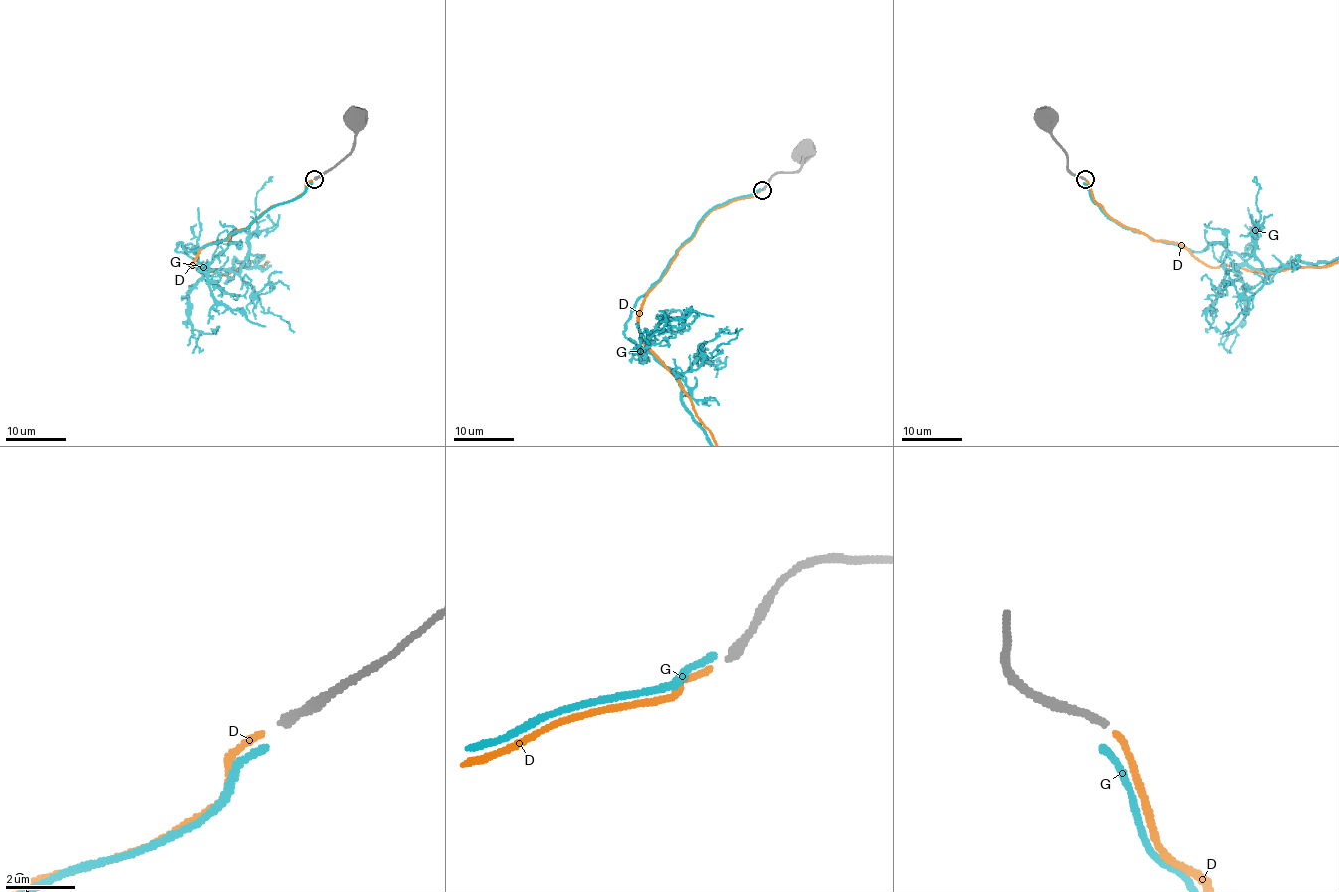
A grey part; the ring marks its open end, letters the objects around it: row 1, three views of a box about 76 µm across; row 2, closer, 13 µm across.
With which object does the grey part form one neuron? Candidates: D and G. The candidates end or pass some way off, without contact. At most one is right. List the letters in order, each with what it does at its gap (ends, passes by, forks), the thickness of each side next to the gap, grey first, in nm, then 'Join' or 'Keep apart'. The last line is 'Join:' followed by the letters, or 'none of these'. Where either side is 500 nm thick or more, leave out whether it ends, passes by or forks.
D: It ends there. Thickness 240 nm (grey) against 170 nm. Join
G: It ends there. Thickness 240 nm (grey) against 200 nm. Keep apart
Join: D

